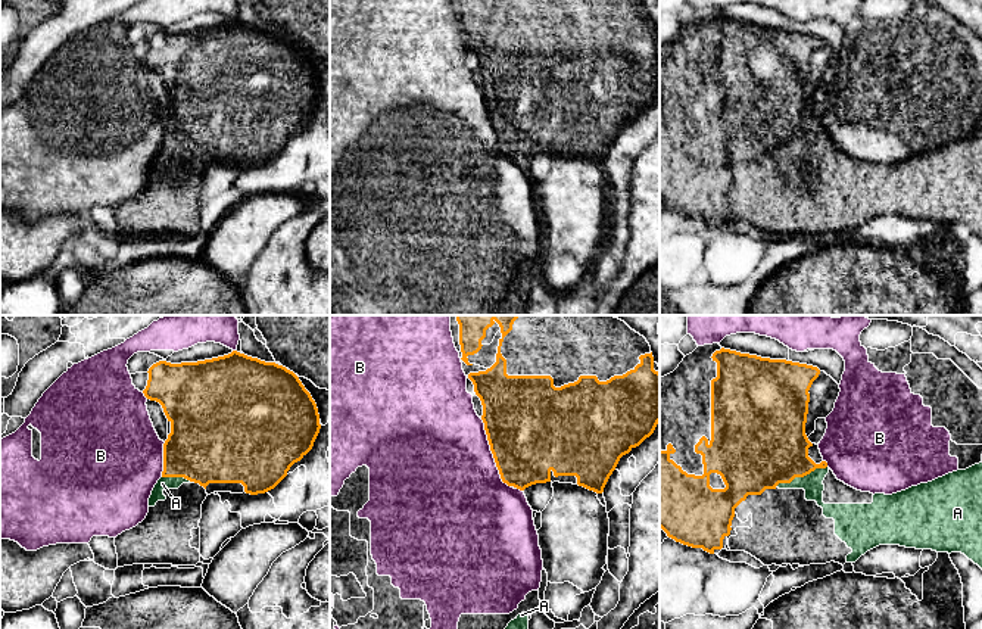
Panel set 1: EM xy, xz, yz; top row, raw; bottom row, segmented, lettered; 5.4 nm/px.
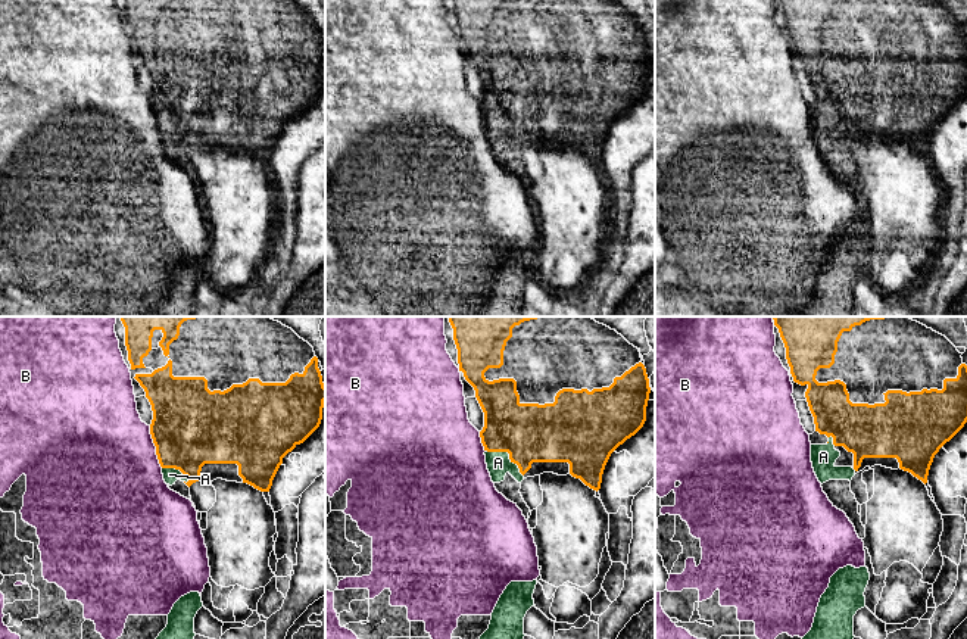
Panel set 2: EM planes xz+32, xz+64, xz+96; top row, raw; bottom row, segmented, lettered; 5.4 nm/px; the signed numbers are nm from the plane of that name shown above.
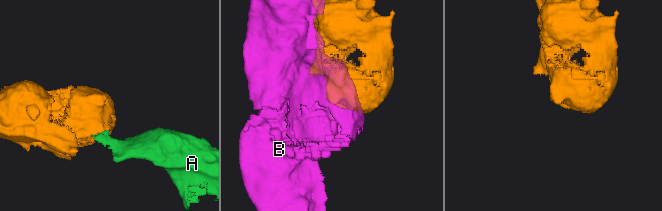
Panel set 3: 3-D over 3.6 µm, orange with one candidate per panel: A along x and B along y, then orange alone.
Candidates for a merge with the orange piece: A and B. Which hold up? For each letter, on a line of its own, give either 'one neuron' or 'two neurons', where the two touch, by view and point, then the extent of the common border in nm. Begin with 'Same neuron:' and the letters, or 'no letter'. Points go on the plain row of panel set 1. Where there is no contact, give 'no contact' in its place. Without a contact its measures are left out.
Same neuron: A
A: one neuron; meets orange in yz at (800, 146); contact 300 nm long
B: two neurons; meets orange in xz at (492, 123); contact 400 nm long

